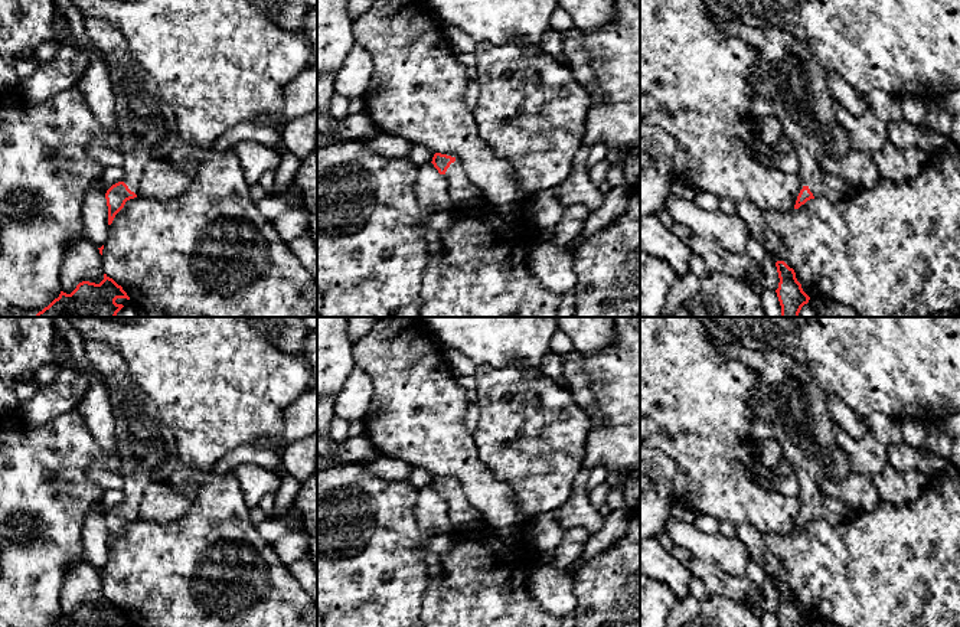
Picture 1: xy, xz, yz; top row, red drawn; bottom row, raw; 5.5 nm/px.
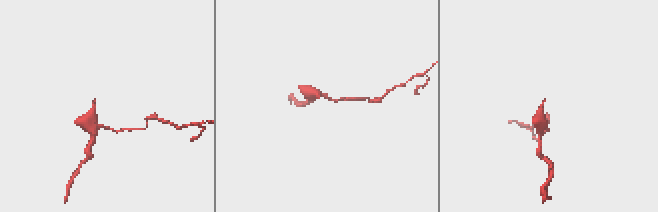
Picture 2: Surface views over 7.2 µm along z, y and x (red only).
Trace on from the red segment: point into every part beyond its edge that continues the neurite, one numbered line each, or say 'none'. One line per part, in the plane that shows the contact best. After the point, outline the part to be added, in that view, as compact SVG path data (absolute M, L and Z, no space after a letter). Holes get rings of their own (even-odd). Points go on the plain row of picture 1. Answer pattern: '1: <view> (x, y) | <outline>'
1: xz (461, 513) | M455 481L444 499L448 504L448 517L454 529L484 523L483 515L470 504L460 483Z

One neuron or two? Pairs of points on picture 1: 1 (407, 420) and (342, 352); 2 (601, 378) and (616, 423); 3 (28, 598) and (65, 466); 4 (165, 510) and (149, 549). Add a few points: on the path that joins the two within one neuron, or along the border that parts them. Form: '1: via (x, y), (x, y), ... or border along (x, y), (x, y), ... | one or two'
1: border along (352, 345), (356, 365) | two
2: via (613, 389), (616, 392), (616, 411) | one
3: via (32, 565), (35, 547), (41, 538), (41, 499) | one
4: border along (189, 502), (189, 508), (170, 521), (137, 521) | two

